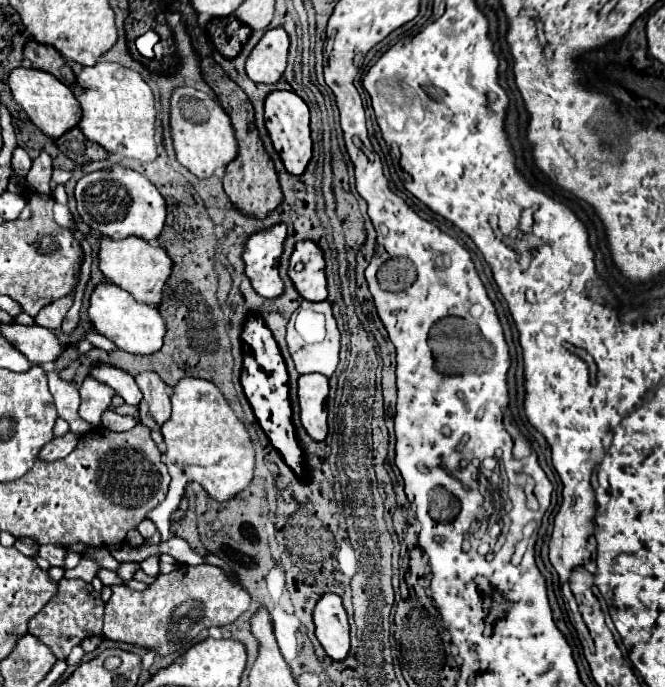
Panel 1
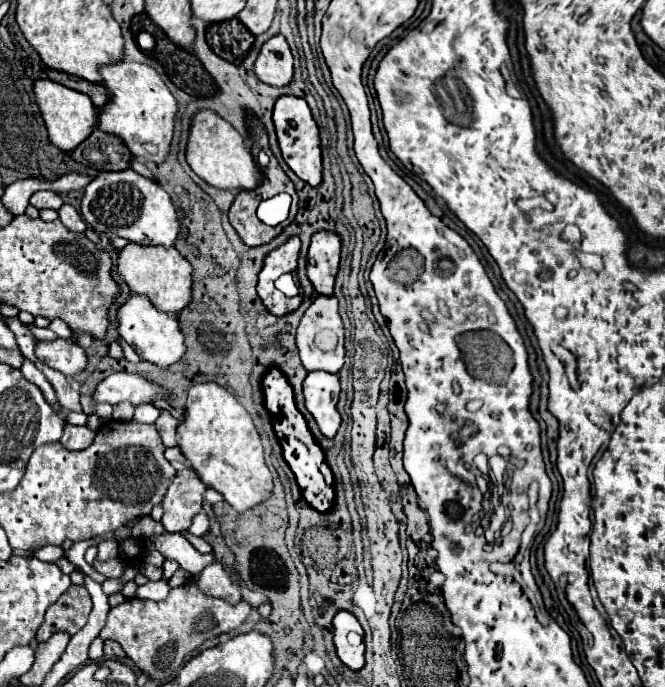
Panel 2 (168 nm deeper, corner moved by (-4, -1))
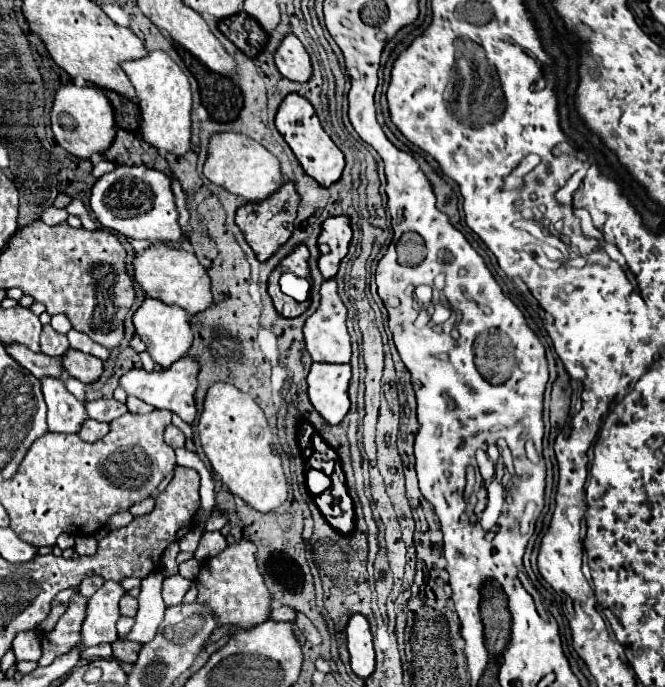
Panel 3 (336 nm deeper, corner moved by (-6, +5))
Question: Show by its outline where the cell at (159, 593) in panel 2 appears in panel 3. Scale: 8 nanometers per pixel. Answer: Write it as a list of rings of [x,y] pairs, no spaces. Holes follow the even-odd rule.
[[[175,574],[175,576],[167,576],[163,580],[163,600],[167,606],[175,606],[181,604],[185,592],[189,590],[189,580],[185,580],[183,576]]]

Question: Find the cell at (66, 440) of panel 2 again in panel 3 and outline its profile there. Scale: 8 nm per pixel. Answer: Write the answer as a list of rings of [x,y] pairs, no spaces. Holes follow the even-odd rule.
[[[85,420],[81,424],[81,430],[77,432],[77,436],[83,438],[85,442],[97,442],[107,432],[109,432],[109,424],[103,424],[103,422],[97,422],[97,420]]]

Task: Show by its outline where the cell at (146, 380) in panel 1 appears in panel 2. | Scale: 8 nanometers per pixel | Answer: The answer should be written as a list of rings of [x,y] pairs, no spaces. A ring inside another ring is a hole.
[[[167,410],[161,412],[161,416],[159,416],[159,420],[155,422],[155,426],[159,428],[159,434],[161,434],[161,440],[163,440],[163,446],[165,446],[165,448],[179,446],[179,442],[177,442],[177,434],[175,434],[179,422],[177,422]]]

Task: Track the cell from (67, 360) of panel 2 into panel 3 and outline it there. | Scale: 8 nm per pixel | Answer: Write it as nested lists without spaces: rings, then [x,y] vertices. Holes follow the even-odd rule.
[[[69,348],[61,360],[65,362],[65,372],[77,380],[81,380],[83,384],[91,384],[95,382],[101,372],[103,372],[103,362],[91,354],[85,354],[85,352],[79,352],[79,350],[73,350]]]

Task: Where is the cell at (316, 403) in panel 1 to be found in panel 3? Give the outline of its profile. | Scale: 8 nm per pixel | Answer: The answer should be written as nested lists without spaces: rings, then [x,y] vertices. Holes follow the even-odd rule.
[[[313,364],[307,376],[309,400],[329,424],[339,424],[349,412],[349,364]]]

